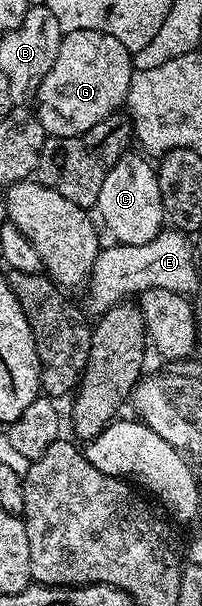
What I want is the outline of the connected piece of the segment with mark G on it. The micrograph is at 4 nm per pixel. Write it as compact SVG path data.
M91 29L65 34L56 63L38 88L36 112L44 131L51 137L75 137L96 127L125 106L135 72L132 54L120 39Z

